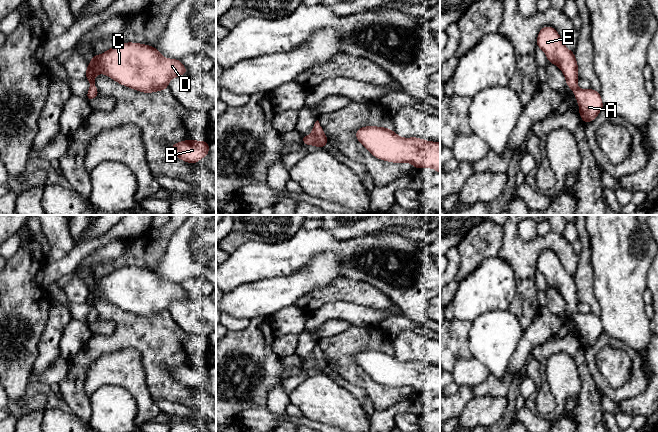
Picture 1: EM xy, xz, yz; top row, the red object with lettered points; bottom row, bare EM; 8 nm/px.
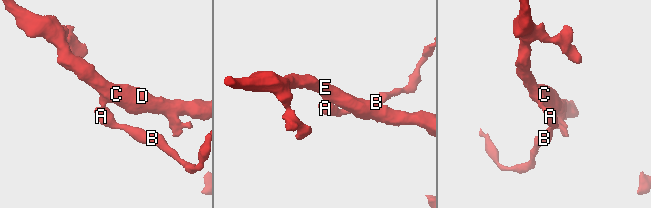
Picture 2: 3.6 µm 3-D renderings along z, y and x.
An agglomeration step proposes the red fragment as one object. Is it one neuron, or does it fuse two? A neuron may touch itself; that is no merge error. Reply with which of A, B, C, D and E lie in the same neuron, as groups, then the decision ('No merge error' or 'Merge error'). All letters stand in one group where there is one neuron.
Groups: A B C D E. No merge error

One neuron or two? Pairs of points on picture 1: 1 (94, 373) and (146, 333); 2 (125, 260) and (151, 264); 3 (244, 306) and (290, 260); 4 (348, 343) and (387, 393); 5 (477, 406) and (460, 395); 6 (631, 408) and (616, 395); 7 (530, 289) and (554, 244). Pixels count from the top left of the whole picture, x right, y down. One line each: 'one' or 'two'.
1: two
2: one
3: two
4: one
5: two
6: two
7: one

